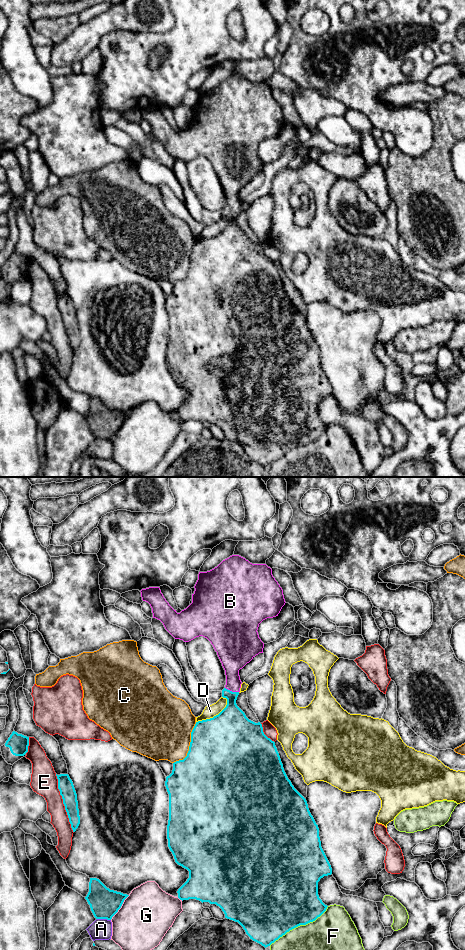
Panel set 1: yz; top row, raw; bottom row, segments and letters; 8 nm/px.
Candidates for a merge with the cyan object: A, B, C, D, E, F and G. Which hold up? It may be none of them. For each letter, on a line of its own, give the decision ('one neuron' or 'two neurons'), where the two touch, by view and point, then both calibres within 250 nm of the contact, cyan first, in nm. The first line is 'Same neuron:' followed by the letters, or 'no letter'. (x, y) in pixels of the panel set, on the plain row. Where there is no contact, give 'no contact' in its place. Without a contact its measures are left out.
Same neuron: B
A: two neurons | yz (103, 438) | 240/180 nm
B: one neuron | yz (231, 211) | 240/180 nm
C: two neurons | yz (190, 265) | 500/440 nm
D: two neurons | yz (214, 236) | 500/100 nm
E: two neurons | yz (63, 323) | 130/220 nm
F: two neurons | yz (299, 445) | 500/480 nm
G: two neurons | yz (120, 427) | 240/420 nm

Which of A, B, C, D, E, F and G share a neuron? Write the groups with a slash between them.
A / B / C / D / E / F / G

